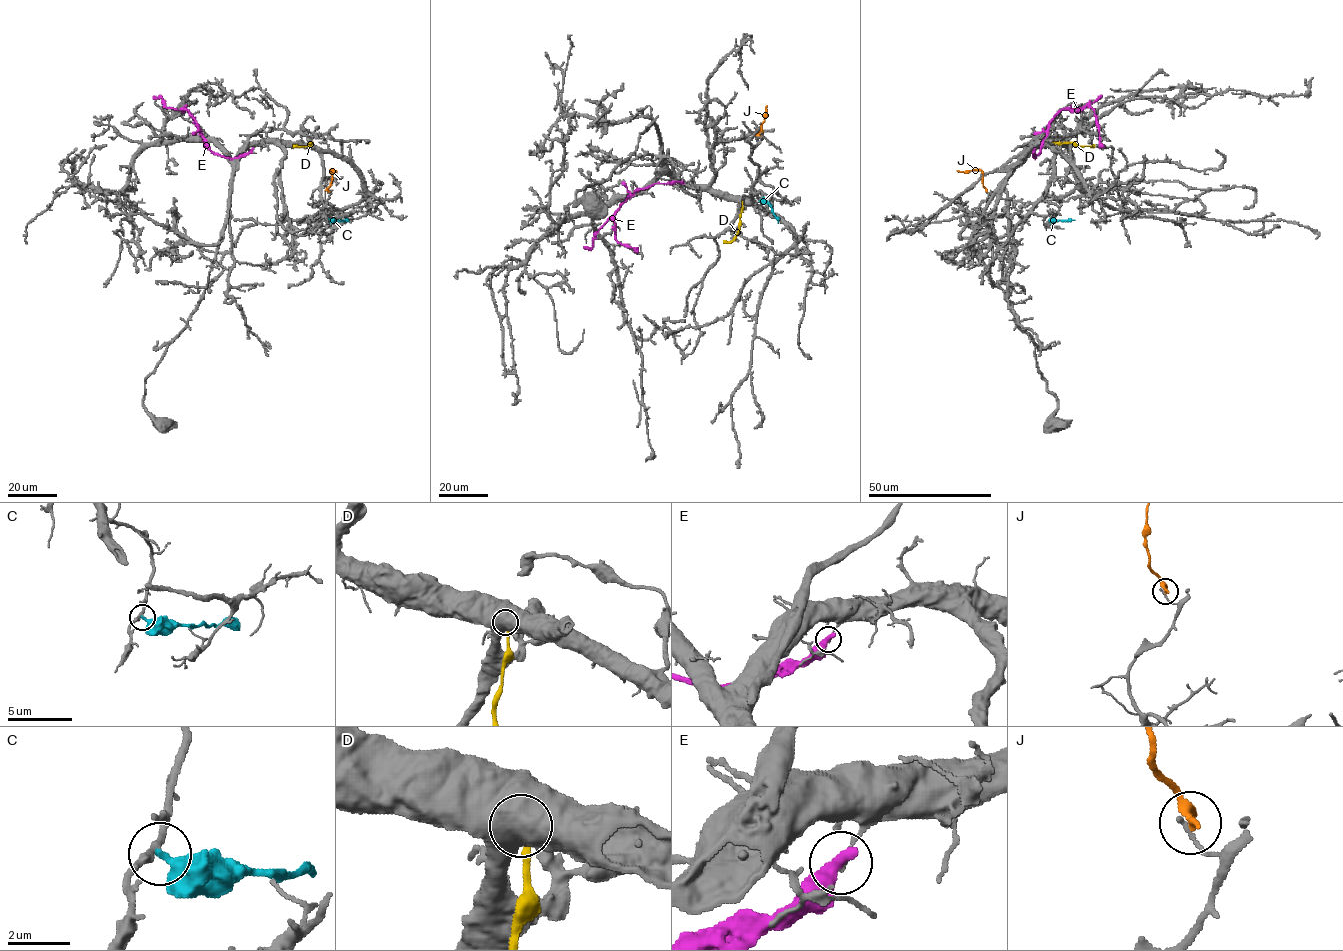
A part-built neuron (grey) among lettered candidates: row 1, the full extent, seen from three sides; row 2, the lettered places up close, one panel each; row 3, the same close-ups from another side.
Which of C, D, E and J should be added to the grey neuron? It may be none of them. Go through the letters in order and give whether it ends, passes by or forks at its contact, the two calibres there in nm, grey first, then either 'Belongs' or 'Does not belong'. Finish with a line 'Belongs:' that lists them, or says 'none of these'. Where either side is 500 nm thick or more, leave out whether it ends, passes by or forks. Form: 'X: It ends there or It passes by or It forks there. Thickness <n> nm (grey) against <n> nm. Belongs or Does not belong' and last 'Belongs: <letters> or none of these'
C: It ends there. Thickness 240 nm (grey) against 440 nm. Does not belong
D: Thickness 750 nm (grey) against 220 nm. Does not belong
E: Thickness 120 nm (grey) against 500 nm. Does not belong
J: It passes by. Thickness 130 nm (grey) against 240 nm. Does not belong
Belongs: none of these

